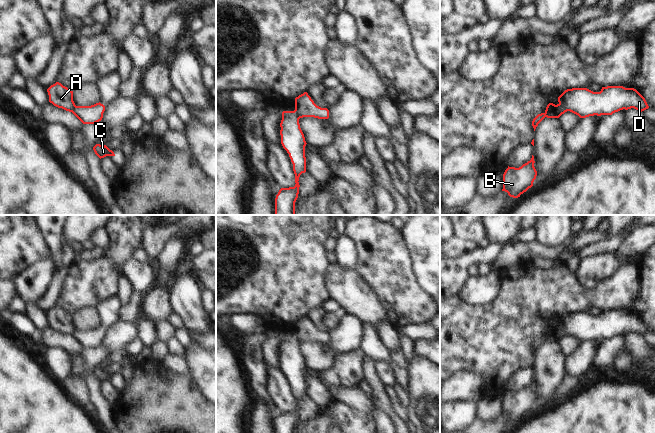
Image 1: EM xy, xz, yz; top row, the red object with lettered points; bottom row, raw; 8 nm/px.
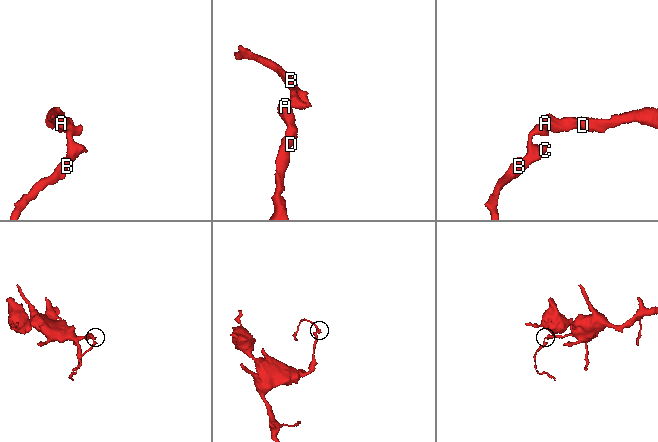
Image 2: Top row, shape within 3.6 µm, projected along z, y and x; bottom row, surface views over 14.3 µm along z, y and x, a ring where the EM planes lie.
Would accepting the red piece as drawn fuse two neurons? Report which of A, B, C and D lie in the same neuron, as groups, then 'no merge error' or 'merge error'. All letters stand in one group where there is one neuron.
A D / B C | merge error

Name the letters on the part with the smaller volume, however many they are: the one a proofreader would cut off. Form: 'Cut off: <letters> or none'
Cut off: B, C

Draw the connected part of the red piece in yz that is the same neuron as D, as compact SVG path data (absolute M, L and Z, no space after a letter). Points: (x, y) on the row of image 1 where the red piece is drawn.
M623 86L602 87L600 92L587 88L567 89L558 97L558 102L580 118L612 115L631 108L642 112L649 108L645 98L636 89Z

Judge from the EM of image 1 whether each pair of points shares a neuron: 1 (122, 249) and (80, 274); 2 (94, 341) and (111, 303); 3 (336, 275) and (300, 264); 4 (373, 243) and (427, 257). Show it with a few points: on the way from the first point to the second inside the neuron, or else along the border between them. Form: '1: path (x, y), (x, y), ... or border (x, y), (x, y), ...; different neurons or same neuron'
1: path (112, 259), (97, 274), (90, 274); same neuron
2: path (99, 332), (107, 319), (108, 312); same neuron
3: border (330, 266), (326, 274), (327, 291); different neurons
4: border (400, 230), (408, 250), (410, 267), (414, 275); different neurons

